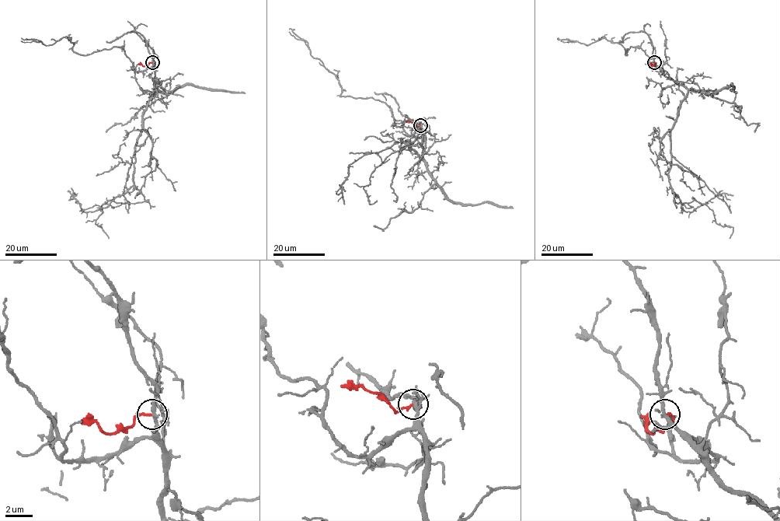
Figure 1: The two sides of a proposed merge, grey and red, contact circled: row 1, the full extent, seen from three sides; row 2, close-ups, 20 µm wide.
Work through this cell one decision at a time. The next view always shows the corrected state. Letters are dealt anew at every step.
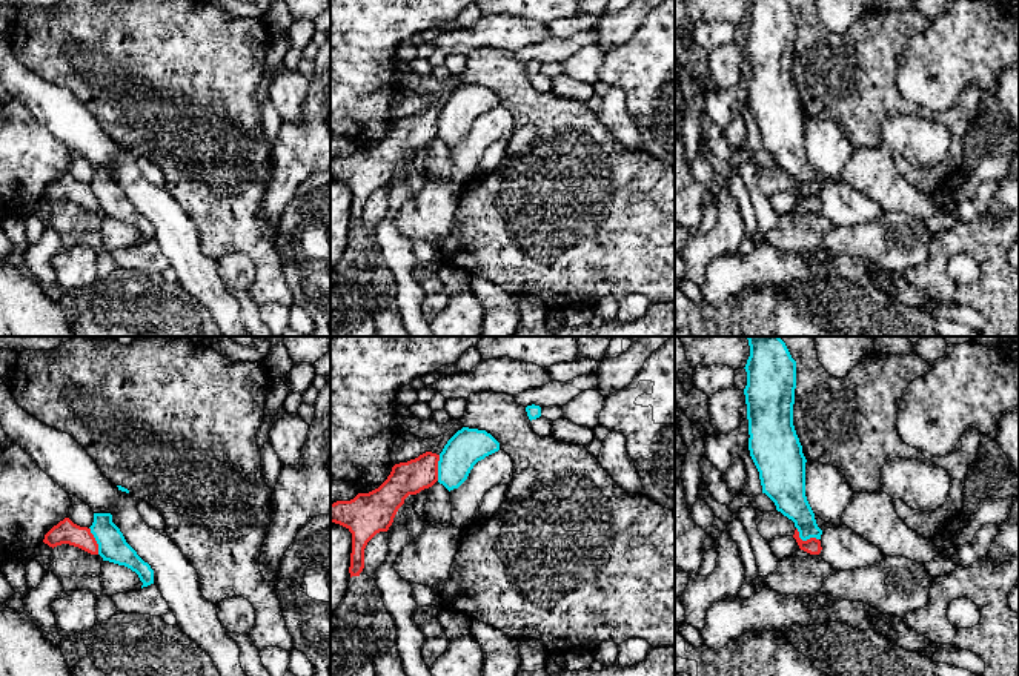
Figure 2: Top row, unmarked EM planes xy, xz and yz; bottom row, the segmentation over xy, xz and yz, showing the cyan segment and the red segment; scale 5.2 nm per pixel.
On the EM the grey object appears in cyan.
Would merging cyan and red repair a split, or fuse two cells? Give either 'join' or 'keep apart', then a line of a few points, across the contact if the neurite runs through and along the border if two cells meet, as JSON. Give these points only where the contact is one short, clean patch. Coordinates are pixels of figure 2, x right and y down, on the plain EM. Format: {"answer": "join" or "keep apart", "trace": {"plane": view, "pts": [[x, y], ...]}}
{"answer": "keep apart", "trace": {"plane": "yz", "pts": [[796, 183], [803, 195], [818, 195]]}}

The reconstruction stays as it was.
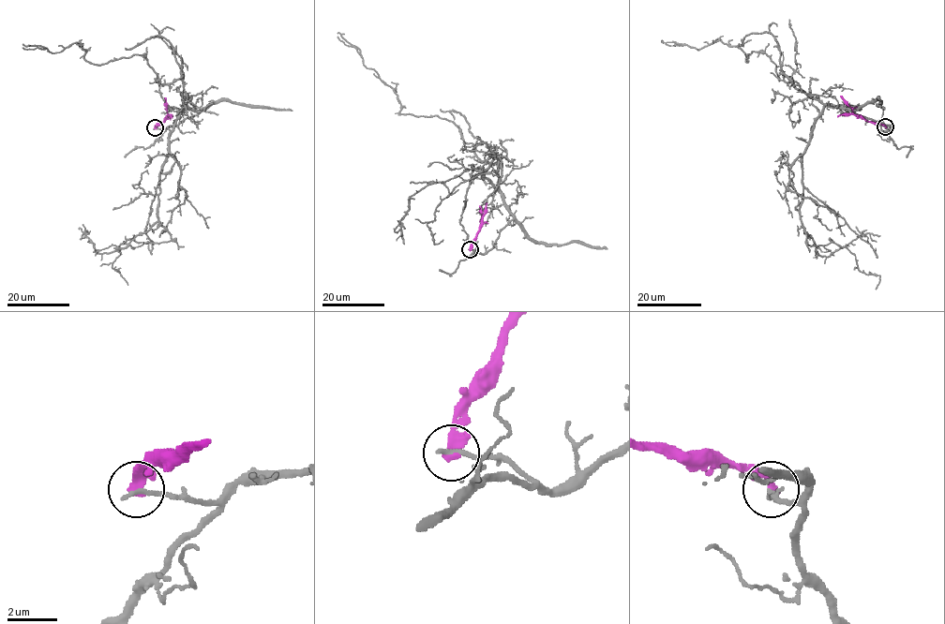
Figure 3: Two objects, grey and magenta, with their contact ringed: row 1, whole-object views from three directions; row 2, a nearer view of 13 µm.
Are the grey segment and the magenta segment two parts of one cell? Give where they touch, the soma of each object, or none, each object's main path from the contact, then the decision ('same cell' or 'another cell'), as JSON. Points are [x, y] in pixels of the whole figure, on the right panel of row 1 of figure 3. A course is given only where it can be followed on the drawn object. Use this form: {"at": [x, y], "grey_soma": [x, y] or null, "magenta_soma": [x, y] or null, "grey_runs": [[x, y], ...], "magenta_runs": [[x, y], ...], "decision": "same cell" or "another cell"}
{"at": [885, 126], "grey_soma": null, "magenta_soma": null, "grey_runs": [[886, 127], [810, 98], [760, 52], [747, 62], [718, 38], [698, 50], [662, 40]], "magenta_runs": [[886, 127], [857, 116], [840, 96]], "decision": "another cell"}

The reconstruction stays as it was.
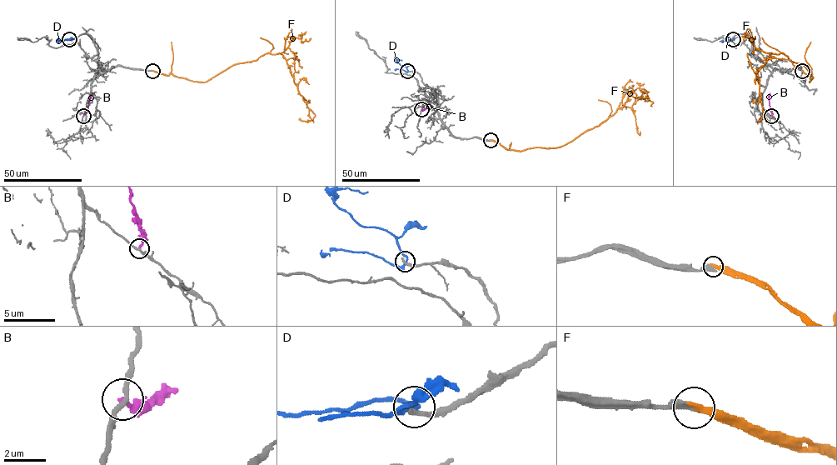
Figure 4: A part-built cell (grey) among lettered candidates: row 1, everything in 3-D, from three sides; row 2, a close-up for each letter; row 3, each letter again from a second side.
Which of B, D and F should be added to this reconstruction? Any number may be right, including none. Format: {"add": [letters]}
{"add": ["F"]}

